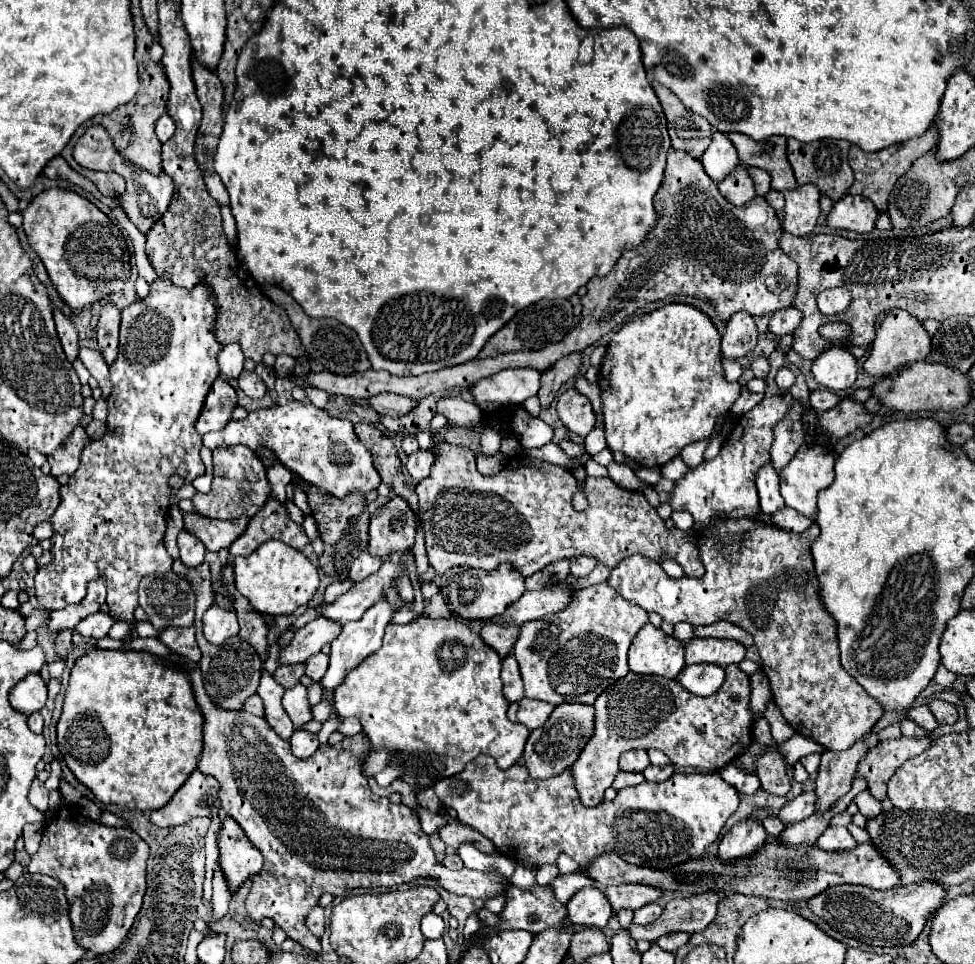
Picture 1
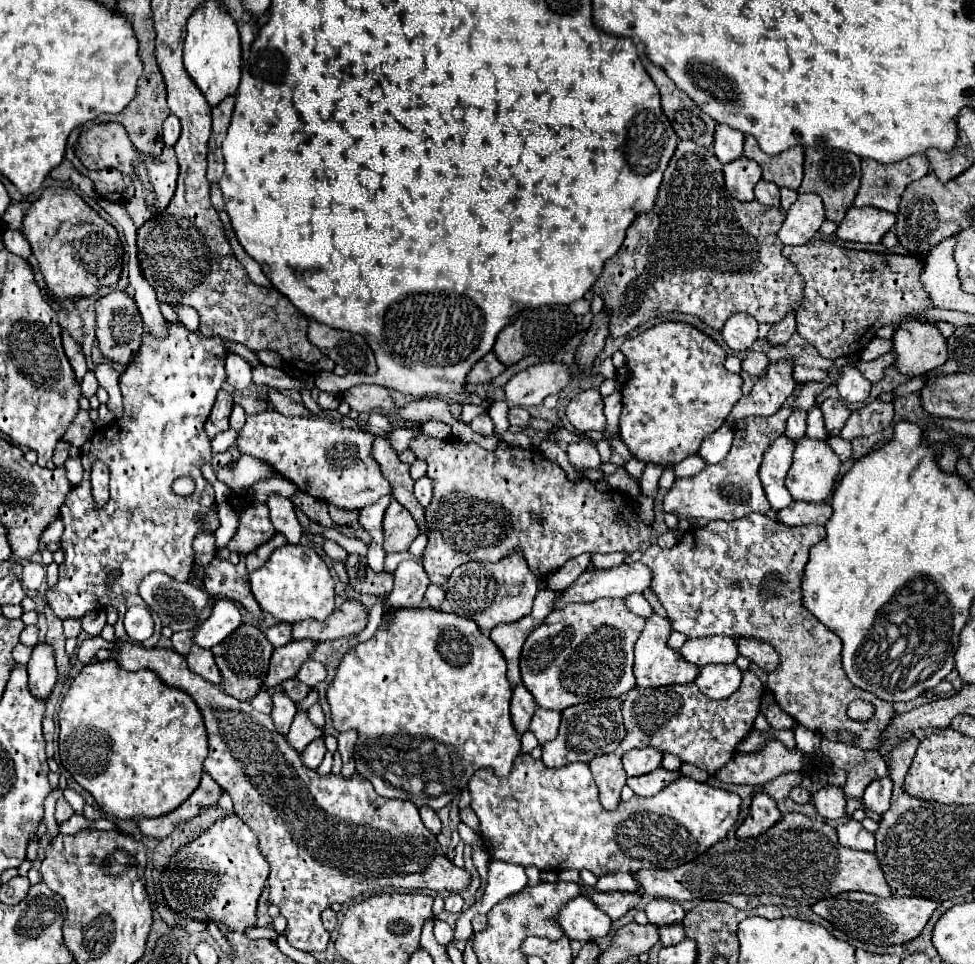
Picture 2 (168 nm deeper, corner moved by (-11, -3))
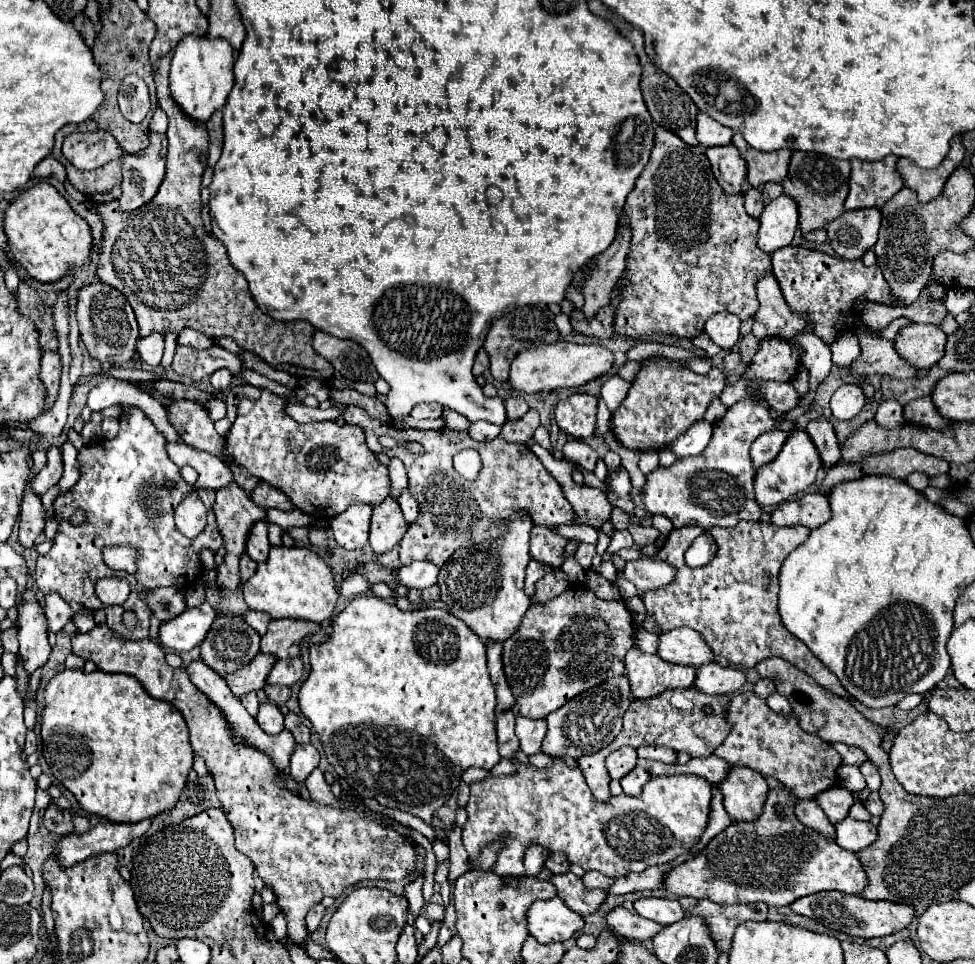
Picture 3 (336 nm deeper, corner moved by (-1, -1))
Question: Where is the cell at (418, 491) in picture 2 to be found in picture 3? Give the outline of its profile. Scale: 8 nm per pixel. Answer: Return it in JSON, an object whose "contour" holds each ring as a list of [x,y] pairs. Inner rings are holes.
{"contour":[[[404,490],[402,496],[398,498],[398,504],[400,504],[400,508],[402,508],[404,520],[406,520],[408,524],[412,524],[412,522],[416,520],[416,516],[418,516],[418,504],[416,504],[414,496],[412,496],[408,490]]]}

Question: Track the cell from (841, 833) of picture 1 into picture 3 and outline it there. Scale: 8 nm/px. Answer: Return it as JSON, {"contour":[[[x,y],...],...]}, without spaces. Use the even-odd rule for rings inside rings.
{"contour":[[[846,818],[836,824],[836,844],[852,852],[858,852],[870,846],[876,840],[876,836],[878,836],[878,830],[872,822],[860,822],[854,818]]]}

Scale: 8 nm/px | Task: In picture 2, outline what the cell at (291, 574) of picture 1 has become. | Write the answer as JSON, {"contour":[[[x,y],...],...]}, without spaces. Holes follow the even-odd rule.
{"contour":[[[286,544],[268,558],[268,562],[250,574],[250,586],[256,602],[278,622],[300,622],[306,618],[326,620],[334,610],[334,580],[328,564],[302,544]]]}

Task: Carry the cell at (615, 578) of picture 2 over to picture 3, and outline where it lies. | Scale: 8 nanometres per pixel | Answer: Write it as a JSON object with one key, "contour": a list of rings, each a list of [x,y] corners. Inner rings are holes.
{"contour":[[[640,558],[634,562],[626,562],[624,576],[632,584],[636,584],[638,594],[644,596],[644,592],[662,588],[664,584],[672,582],[676,576],[676,570],[660,558]]]}

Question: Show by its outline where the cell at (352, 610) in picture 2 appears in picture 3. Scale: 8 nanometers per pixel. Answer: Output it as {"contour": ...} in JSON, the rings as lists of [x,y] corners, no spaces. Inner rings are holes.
{"contour":[[[280,618],[270,620],[266,634],[262,636],[262,654],[272,654],[276,660],[296,658],[300,654],[300,642],[304,636],[314,632],[318,624],[294,620],[294,618]]]}

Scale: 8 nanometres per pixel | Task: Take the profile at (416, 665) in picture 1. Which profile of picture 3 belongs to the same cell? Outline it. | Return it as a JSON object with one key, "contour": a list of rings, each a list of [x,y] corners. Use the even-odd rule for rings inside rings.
{"contour":[[[358,596],[358,598],[354,598],[354,602],[350,602],[350,604],[348,604],[348,606],[346,606],[346,608],[344,608],[344,610],[342,610],[334,620],[332,620],[332,632],[330,632],[330,638],[328,638],[326,642],[322,642],[322,644],[310,644],[310,674],[308,674],[306,682],[304,682],[302,688],[300,688],[298,704],[300,704],[302,714],[312,722],[316,734],[320,736],[320,742],[322,742],[322,746],[324,746],[324,754],[326,754],[328,762],[332,764],[334,772],[340,776],[340,780],[344,778],[346,784],[348,784],[350,788],[354,788],[360,796],[376,798],[382,806],[388,806],[388,808],[400,808],[400,810],[404,810],[404,812],[410,812],[410,814],[422,818],[422,820],[428,822],[428,824],[432,822],[434,812],[436,812],[436,810],[438,810],[438,808],[440,808],[440,806],[442,806],[442,804],[452,796],[452,792],[458,788],[458,782],[460,782],[462,774],[466,772],[466,768],[470,768],[470,766],[478,766],[478,768],[484,768],[484,770],[492,770],[492,768],[500,762],[498,744],[496,744],[496,694],[494,694],[494,684],[490,682],[490,676],[488,676],[488,666],[486,666],[486,646],[480,642],[480,638],[478,638],[474,632],[470,632],[470,628],[468,628],[462,620],[458,620],[456,616],[452,616],[452,614],[440,610],[440,608],[424,608],[424,610],[408,610],[408,612],[402,612],[402,610],[398,610],[394,604],[388,604],[388,602],[384,602],[382,598],[376,598],[376,596]],[[406,738],[420,738],[420,742],[422,742],[420,750],[422,750],[422,752],[420,752],[418,748],[414,748]],[[416,752],[420,752],[420,756],[422,756],[422,766],[414,766],[414,764],[412,764],[412,758],[414,758]]]}

